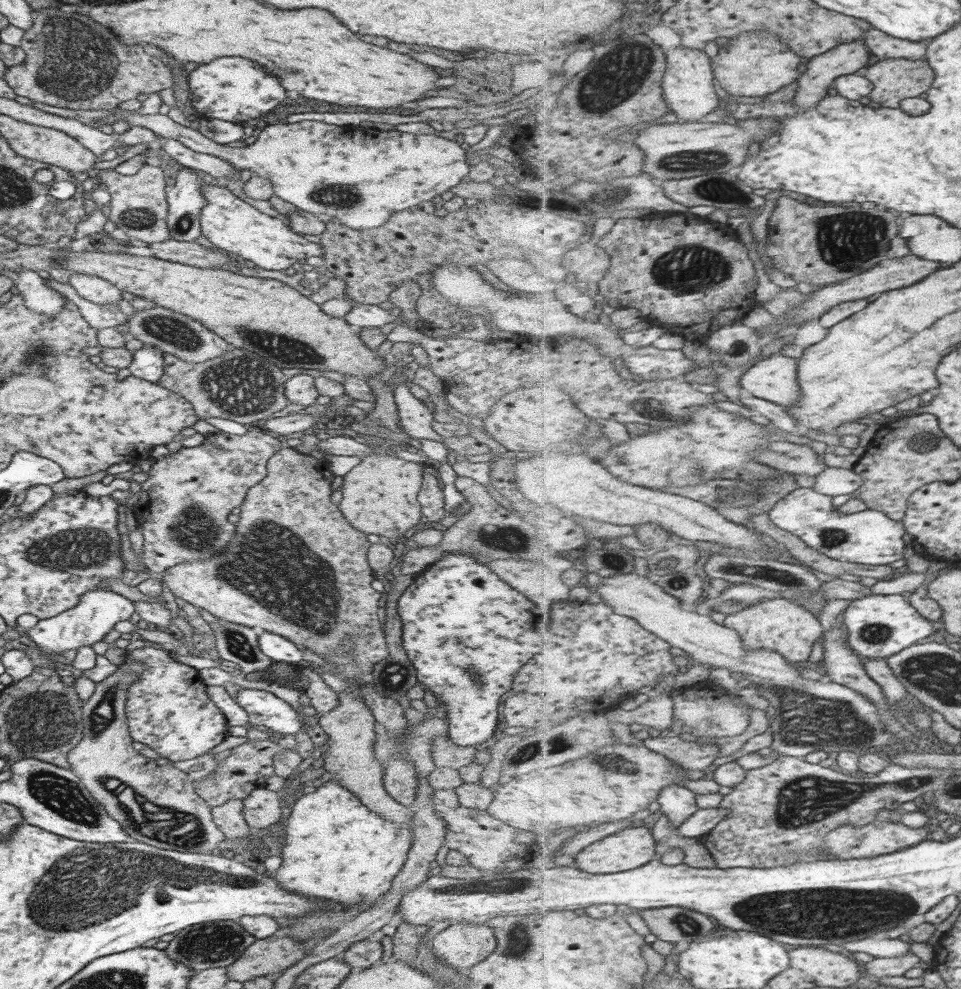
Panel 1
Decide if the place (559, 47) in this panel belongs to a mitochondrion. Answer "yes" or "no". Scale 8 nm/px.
no

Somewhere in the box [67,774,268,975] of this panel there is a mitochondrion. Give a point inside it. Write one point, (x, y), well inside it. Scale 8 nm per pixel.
(209, 943)

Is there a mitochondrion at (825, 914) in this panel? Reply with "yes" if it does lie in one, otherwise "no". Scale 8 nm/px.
yes

